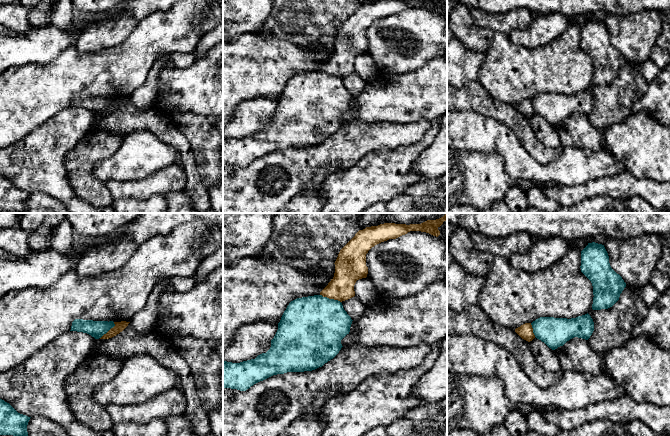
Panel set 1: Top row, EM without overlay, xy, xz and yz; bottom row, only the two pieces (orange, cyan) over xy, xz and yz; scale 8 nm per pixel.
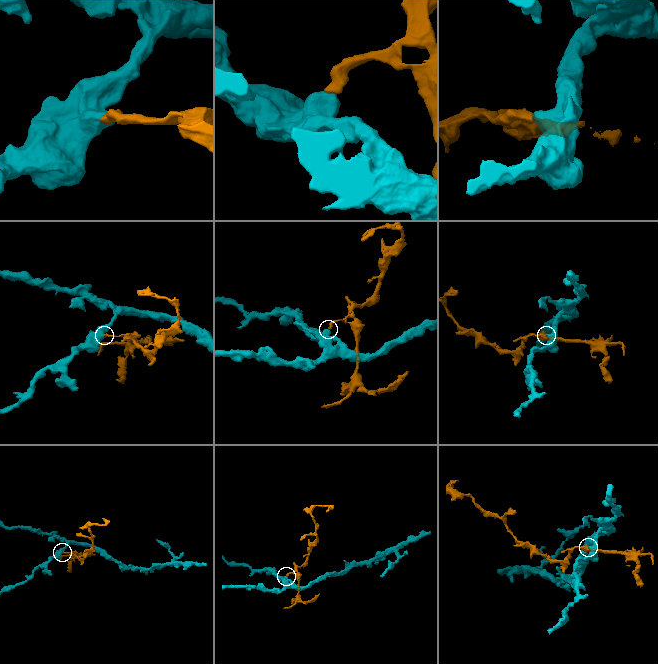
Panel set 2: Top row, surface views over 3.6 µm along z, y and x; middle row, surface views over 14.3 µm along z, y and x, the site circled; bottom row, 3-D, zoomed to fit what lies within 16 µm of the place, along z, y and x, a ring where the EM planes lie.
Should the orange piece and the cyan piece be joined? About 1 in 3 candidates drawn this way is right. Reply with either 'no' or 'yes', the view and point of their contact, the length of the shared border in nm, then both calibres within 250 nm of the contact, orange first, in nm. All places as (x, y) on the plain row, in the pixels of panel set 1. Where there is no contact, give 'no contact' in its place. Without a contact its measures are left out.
no; meets orange in xz at (330, 74); contact 180 nm long; 200 nm thick on the orange side, 480 nm on the other

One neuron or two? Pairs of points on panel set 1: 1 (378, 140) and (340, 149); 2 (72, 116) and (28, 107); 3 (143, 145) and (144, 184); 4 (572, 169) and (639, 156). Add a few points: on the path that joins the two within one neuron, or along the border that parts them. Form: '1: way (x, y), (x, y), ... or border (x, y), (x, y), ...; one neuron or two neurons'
1: way (369, 140), (358, 140), (354, 144), (349, 144); one neuron
2: border (69, 106), (56, 112), (38, 127); two neurons
3: border (165, 166), (139, 179), (121, 181); two neurons
4: border (603, 148), (616, 157), (626, 170); two neurons

